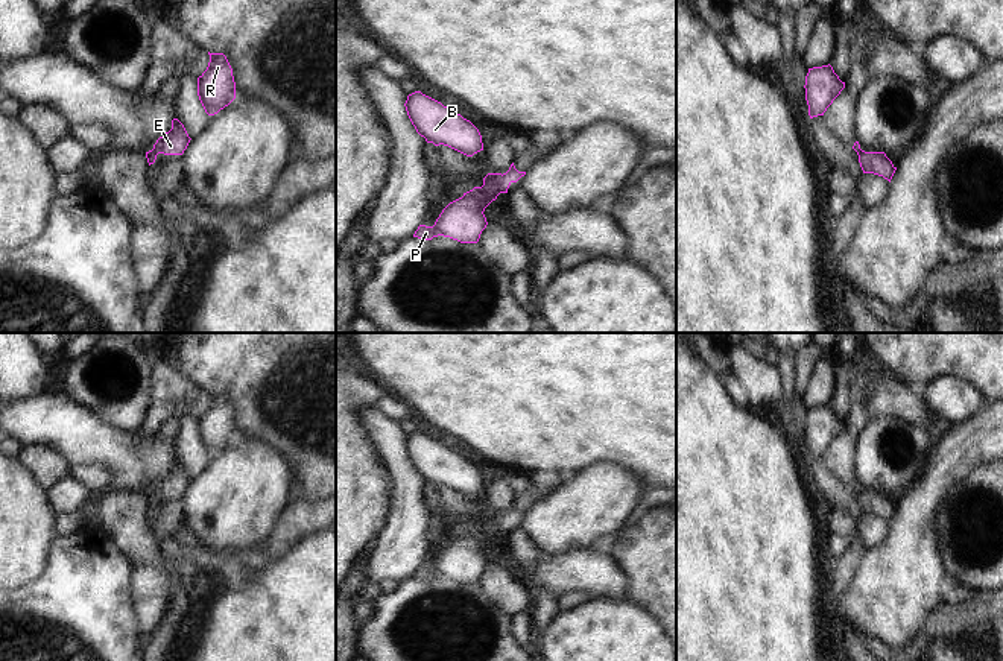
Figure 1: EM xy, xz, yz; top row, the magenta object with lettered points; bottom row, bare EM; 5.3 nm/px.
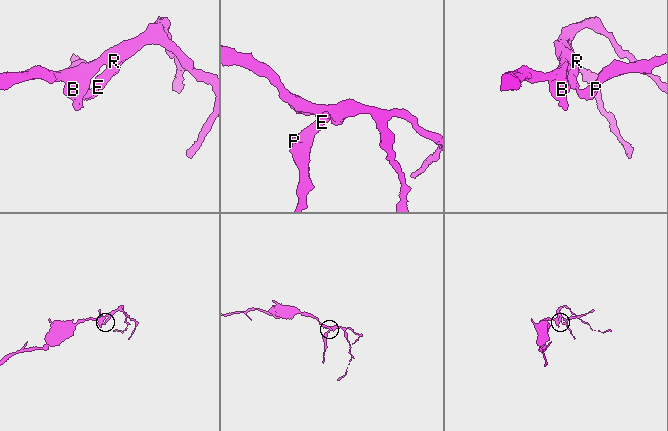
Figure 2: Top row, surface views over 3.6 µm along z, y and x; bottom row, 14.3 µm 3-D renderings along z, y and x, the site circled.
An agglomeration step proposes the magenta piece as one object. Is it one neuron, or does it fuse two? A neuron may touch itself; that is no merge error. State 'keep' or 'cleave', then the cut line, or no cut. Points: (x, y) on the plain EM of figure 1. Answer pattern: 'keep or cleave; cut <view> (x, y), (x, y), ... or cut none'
keep; cut none

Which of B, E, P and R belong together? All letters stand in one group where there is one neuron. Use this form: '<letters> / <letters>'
B E P R

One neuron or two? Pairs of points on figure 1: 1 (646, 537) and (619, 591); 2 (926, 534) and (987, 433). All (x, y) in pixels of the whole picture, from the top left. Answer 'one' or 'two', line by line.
1: two
2: one

